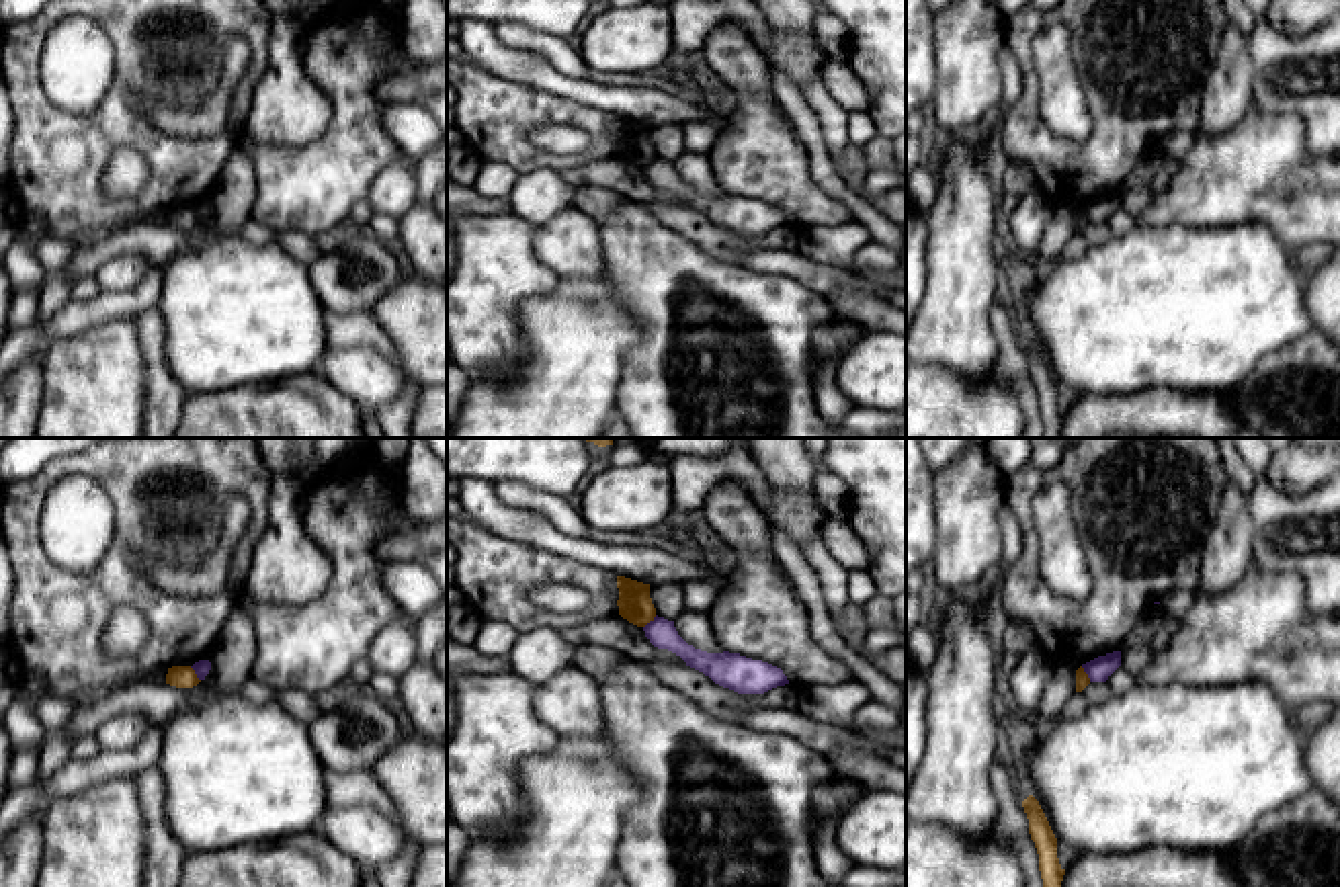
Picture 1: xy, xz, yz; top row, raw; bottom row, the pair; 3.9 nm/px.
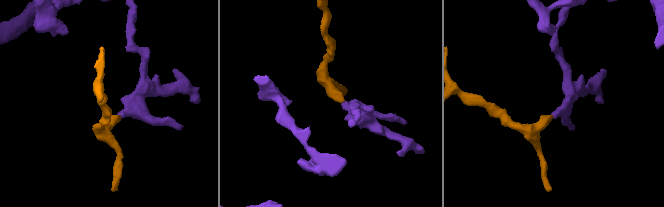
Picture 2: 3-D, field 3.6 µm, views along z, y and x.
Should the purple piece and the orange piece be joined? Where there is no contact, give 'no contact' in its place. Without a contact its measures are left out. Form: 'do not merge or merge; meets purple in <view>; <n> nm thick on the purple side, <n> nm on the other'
do not merge; meets purple in yz; 90 nm thick on the purple side, 60 nm on the other

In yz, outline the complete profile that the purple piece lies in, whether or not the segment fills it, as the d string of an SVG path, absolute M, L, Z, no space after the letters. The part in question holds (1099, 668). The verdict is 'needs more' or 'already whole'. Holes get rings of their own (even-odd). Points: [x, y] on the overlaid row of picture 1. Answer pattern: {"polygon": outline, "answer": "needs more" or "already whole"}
{"polygon": "M1113 651L1106 656L1098 656L1086 664L1082 664L1090 682L1106 682L1108 676L1121 666L1121 651Z", "answer": "already whole"}

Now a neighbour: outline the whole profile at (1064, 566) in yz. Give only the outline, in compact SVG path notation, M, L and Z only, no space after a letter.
M1055 479L1033 498L1041 541L1041 574L1059 596L1082 600L1092 592L1092 574L1072 516L1070 488Z

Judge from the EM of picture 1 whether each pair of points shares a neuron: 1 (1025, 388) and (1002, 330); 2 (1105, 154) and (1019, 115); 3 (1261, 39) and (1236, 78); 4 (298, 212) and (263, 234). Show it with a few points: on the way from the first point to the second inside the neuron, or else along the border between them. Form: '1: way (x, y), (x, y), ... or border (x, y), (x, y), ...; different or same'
1: way (1017, 373), (1009, 345); same
2: way (1084, 154), (1058, 154), (1039, 136); same
3: border (1244, 39), (1250, 60), (1250, 103); different
4: border (253, 218), (275, 232); different

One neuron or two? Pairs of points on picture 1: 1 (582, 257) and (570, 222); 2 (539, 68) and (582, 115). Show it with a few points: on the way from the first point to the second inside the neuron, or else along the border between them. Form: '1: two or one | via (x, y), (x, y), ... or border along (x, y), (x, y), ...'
1: one | via (574, 248), (570, 244), (570, 230)
2: two | border along (521, 87), (548, 91), (613, 115)

